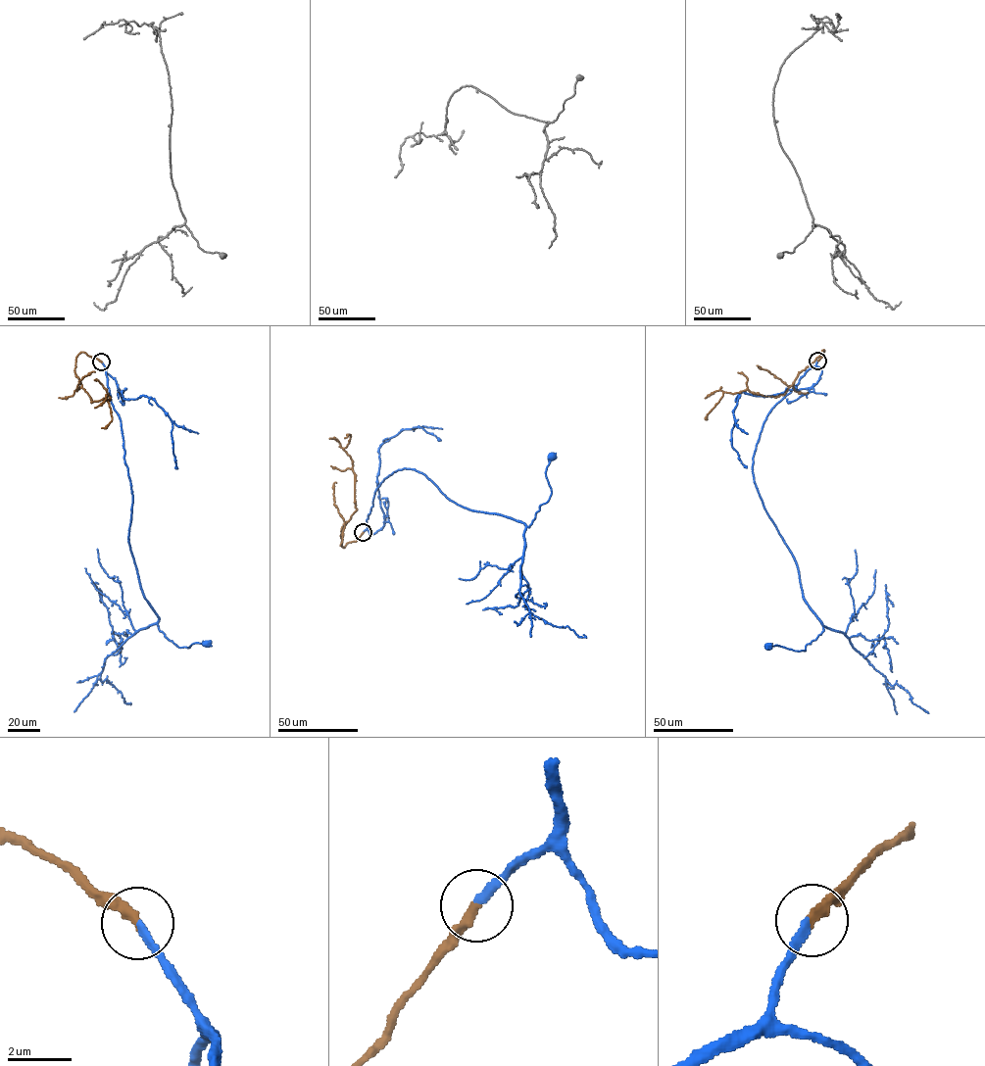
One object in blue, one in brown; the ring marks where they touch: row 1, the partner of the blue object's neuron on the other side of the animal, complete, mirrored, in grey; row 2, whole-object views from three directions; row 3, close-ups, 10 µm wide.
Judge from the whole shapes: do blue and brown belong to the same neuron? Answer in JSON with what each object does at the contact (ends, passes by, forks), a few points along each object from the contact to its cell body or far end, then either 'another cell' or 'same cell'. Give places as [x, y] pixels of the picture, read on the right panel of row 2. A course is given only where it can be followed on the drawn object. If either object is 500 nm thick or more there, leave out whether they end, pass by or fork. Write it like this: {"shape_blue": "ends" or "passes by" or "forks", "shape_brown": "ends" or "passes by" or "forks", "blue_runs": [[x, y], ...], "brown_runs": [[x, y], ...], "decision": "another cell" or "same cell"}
{"shape_blue": "ends", "shape_brown": "ends", "blue_runs": [[817, 361], [767, 415], [752, 472], [763, 508], [797, 565], [804, 601], [823, 630], [805, 651], [768, 645]], "brown_runs": [[817, 361], [823, 355], [823, 350], [799, 372], [784, 395], [763, 396], [747, 390], [723, 392], [707, 418]], "decision": "same cell"}

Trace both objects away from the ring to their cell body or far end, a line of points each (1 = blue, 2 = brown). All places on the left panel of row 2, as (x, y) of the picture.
1: (102, 362), (122, 429), (133, 501), (129, 544), (143, 597), (158, 617), (160, 630), (178, 647), (207, 643)
2: (102, 362), (81, 352), (76, 358), (74, 371), (93, 402), (110, 397), (107, 400), (112, 419), (101, 428)

